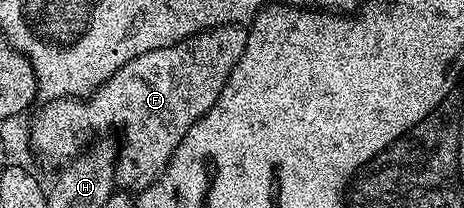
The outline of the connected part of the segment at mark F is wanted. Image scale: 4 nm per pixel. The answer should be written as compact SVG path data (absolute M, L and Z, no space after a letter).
M243 25L215 26L212 30L203 30L173 46L158 48L130 60L110 80L106 80L97 90L84 98L53 98L43 103L44 107L32 118L32 146L40 158L48 162L67 163L84 150L89 141L91 130L96 132L112 132L120 130L119 154L116 160L115 181L125 191L139 192L145 190L159 174L164 173L166 164L174 156L178 144L186 136L186 132L199 120L218 100L234 64L242 60L242 52L246 52L247 29Z

